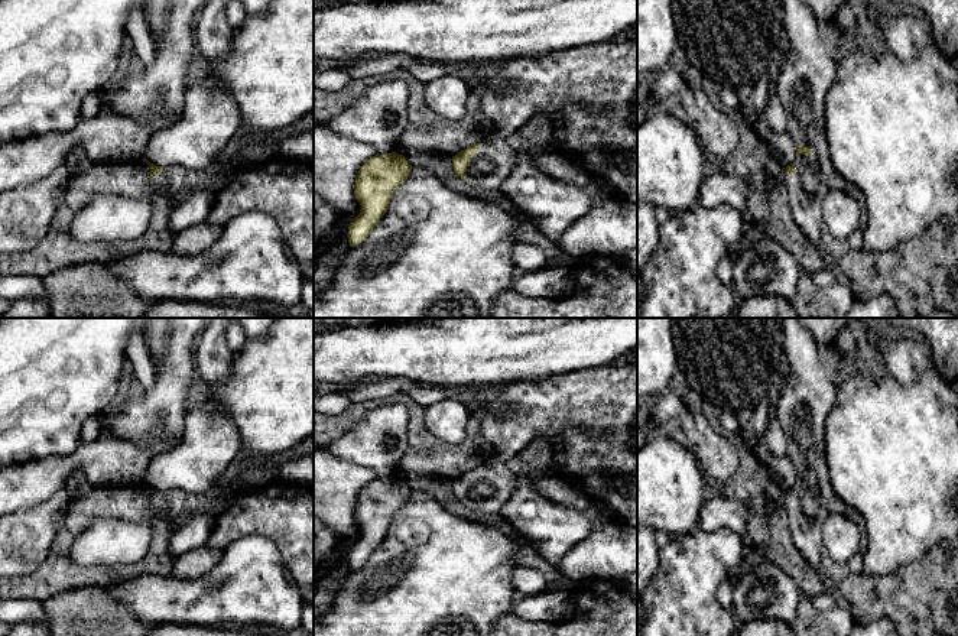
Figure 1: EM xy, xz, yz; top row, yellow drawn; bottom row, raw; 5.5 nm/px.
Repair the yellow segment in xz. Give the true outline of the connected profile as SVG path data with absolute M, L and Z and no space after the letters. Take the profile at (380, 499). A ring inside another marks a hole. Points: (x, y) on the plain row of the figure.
M396 476L376 478L360 491L354 517L361 533L348 551L351 571L367 564L380 542L387 536L394 513L409 502L410 494L412 489Z

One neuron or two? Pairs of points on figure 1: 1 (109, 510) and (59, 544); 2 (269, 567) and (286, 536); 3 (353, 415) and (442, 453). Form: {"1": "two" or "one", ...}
{"1": "one", "2": "two", "3": "one"}

